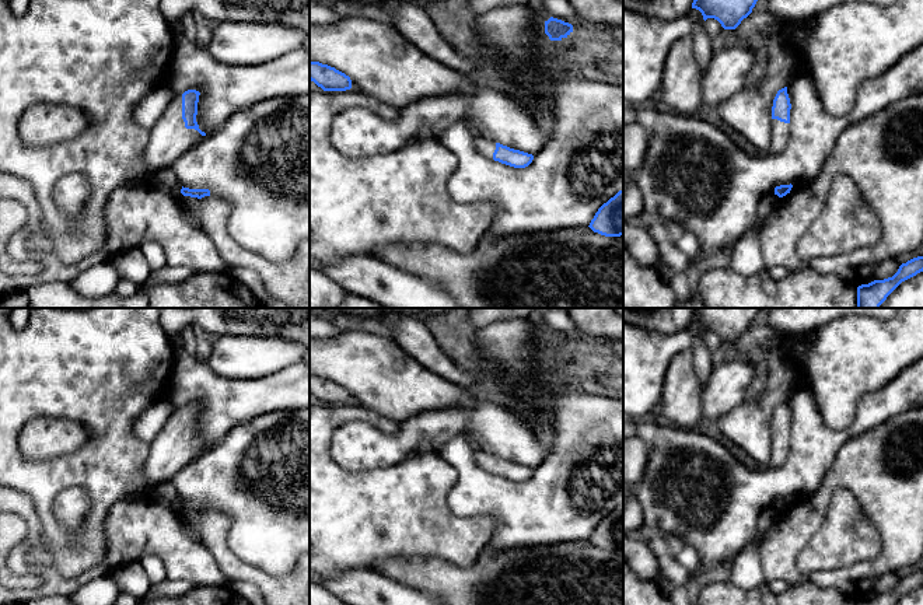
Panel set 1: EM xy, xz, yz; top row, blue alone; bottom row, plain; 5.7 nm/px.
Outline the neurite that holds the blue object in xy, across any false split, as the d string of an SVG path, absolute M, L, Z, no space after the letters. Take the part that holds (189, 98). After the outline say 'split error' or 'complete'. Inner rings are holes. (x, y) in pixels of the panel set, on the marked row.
M196 90L176 94L150 129L150 140L144 151L148 176L169 168L179 155L206 136L196 122L199 95Z; split error

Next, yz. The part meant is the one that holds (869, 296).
M923 256L902 263L898 272L888 279L874 280L857 287L857 308L880 308L887 297L905 280L923 272Z; complete

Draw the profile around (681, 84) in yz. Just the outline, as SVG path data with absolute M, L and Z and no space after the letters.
M692 35L676 39L665 59L658 97L672 112L693 116L703 106L702 73L693 53Z

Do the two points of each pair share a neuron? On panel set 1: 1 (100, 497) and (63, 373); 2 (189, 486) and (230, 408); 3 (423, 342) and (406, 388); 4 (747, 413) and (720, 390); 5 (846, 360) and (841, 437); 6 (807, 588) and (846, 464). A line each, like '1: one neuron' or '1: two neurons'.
1: one neuron
2: two neurons
3: two neurons
4: two neurons
5: two neurons
6: two neurons

